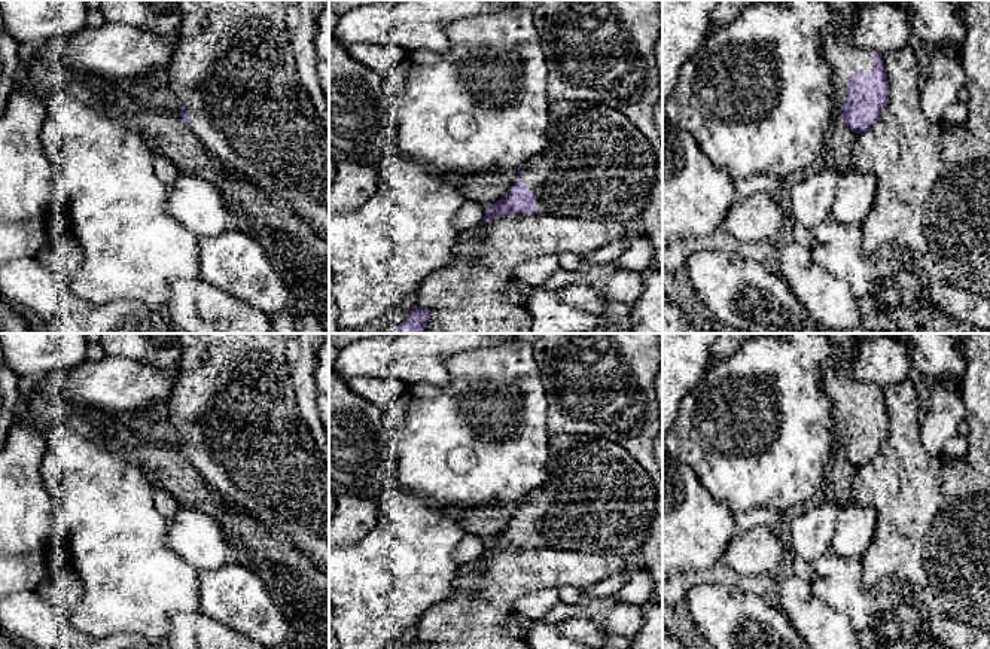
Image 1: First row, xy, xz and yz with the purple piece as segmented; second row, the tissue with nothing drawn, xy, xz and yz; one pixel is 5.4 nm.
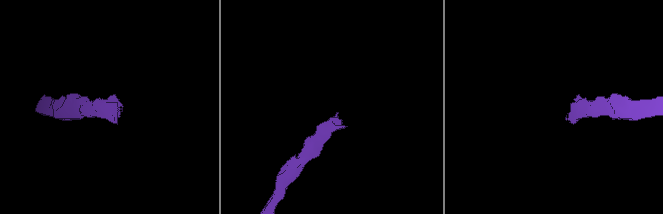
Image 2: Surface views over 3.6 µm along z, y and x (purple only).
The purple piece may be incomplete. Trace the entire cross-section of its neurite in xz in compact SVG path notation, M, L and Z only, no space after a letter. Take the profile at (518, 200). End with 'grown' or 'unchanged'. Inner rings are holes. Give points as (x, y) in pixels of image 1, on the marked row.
M560 100L549 103L545 147L520 170L517 182L488 207L479 225L511 214L558 214L627 223L643 213L655 177L654 147L621 112L595 101Z | grown

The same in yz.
M826 0L826 1L838 13L838 19L825 30L822 40L822 57L832 70L834 107L840 107L841 109L840 119L853 132L860 134L877 122L883 109L887 104L889 80L886 67L883 64L881 54L878 54L877 51L860 49L853 43L853 28L859 18L859 12L856 10L853 0Z | grown

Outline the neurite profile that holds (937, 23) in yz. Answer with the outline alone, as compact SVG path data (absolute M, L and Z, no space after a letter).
M853 0L853 4L856 10L860 12L869 3L880 1L889 1L910 12L911 34L917 36L926 49L942 48L951 57L962 57L968 34L965 9L951 0Z

